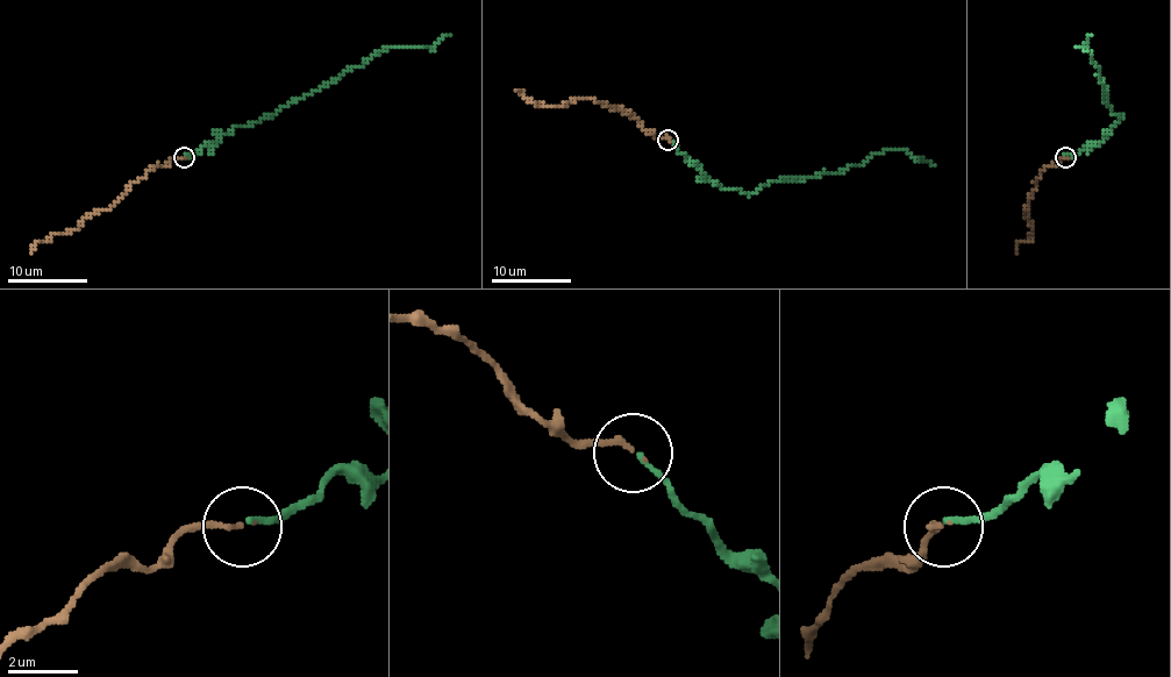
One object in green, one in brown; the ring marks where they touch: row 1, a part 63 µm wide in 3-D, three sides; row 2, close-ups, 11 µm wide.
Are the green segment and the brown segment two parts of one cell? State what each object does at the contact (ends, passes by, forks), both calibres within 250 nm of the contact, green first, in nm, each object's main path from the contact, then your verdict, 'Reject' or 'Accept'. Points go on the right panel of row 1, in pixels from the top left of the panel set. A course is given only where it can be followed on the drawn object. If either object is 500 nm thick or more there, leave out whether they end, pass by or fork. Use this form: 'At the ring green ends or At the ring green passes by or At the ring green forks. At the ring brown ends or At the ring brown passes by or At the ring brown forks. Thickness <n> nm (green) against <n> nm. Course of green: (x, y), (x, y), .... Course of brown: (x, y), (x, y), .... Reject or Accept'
At the ring green ends. At the ring brown ends. Thickness 150 nm (green) against 150 nm. Course of green: (1065, 157), (1094, 147), (1120, 121), (1106, 104), (1099, 68), (1086, 50), (1075, 47), (1085, 48), (1091, 34). Course of brown: (1065, 157), (1057, 166), (1047, 166), (1039, 175), (1023, 213), (1033, 230), (1015, 253). Accept

